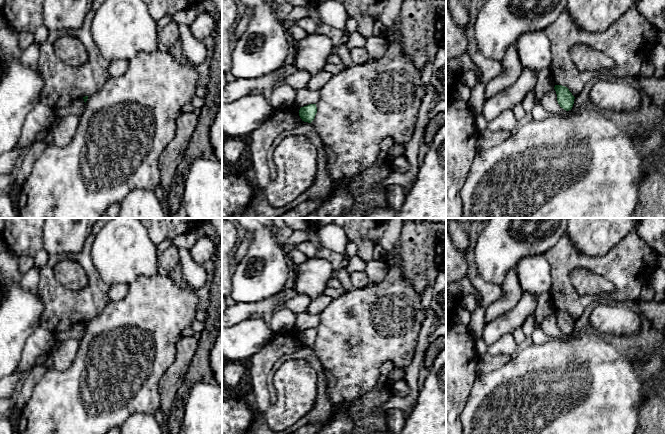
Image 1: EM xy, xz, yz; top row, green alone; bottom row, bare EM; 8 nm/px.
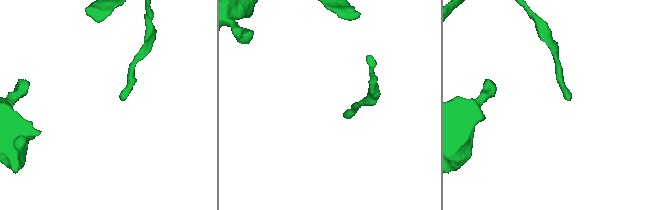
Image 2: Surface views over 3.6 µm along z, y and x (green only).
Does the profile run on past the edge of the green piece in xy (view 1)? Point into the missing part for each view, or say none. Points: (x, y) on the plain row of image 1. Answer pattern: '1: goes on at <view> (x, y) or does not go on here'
1: does not go on here

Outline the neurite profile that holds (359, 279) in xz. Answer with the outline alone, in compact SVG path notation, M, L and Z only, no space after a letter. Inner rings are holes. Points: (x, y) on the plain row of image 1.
M364 271L351 273L349 275L349 279L354 289L365 288L371 284L367 274Z

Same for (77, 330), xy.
M79 322L71 326L66 331L60 331L58 333L55 333L55 339L56 342L61 342L64 340L67 340L69 338L77 338L81 339L85 333L85 326L83 322Z

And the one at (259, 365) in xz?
M289 331L279 332L246 362L248 386L255 395L261 413L271 404L266 385L272 367L282 356L296 352L301 345L299 337L291 335Z

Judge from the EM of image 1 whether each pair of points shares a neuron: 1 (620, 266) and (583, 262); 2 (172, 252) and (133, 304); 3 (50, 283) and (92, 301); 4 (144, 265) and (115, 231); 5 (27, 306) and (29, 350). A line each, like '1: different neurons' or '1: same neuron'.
1: same neuron
2: different neurons
3: same neuron
4: same neuron
5: different neurons

